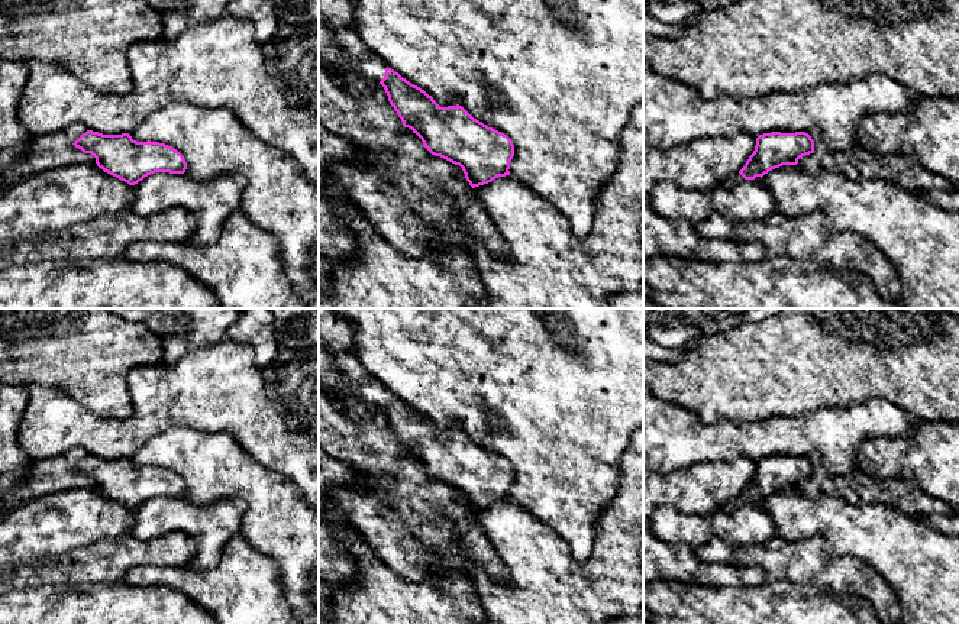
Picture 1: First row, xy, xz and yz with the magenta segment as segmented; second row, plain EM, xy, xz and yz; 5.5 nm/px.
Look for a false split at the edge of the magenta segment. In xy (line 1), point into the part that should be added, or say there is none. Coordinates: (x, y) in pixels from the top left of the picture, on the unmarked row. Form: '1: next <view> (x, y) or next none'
1: next none

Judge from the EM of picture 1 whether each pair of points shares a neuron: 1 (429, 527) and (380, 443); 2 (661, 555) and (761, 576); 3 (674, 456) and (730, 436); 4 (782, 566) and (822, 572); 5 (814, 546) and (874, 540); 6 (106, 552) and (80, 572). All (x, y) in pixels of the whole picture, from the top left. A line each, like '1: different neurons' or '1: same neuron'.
1: same neuron
2: same neuron
3: same neuron
4: same neuron
5: different neurons
6: same neuron

